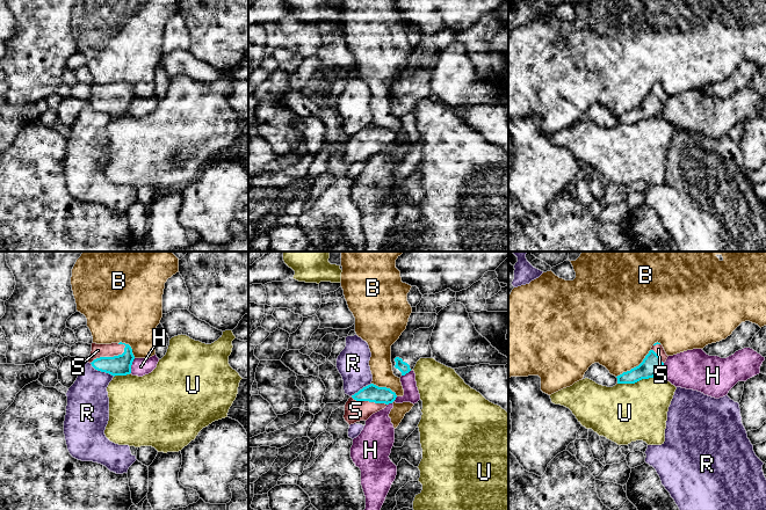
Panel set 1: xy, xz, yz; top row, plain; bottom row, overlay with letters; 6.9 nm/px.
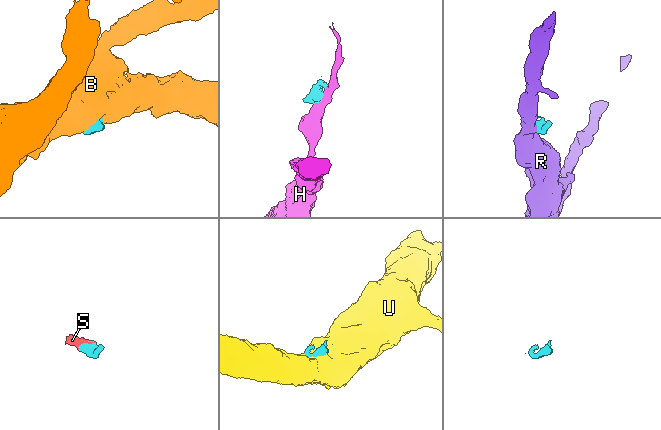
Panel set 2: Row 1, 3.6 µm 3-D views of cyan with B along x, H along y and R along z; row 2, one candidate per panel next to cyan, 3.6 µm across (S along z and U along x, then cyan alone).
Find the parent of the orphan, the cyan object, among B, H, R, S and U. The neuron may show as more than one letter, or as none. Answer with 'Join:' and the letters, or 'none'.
Join: S

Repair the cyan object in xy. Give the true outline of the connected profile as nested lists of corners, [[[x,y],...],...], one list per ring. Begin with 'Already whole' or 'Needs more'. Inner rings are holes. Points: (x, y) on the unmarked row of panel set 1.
Needs more. [[[92,83],[92,92],[87,100],[92,107],[111,116],[127,116],[131,114],[135,100],[132,89],[125,83],[96,85]]]

